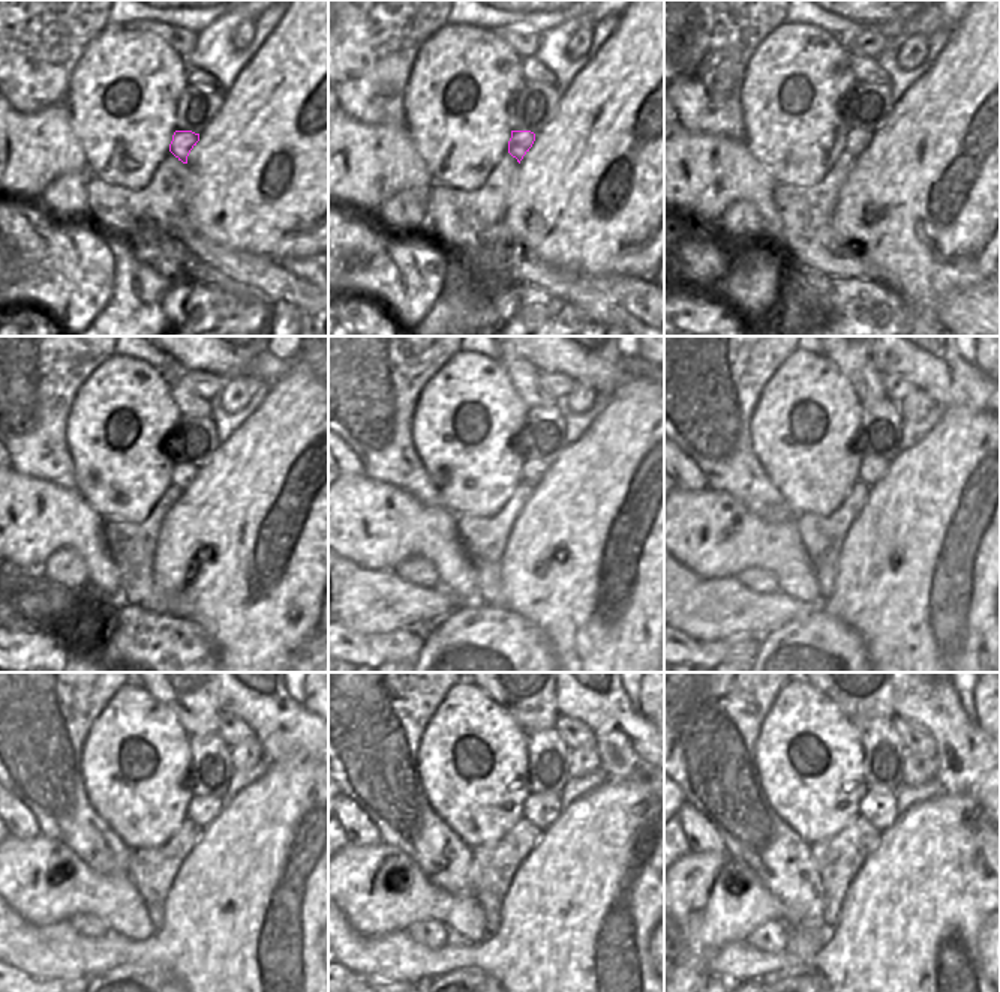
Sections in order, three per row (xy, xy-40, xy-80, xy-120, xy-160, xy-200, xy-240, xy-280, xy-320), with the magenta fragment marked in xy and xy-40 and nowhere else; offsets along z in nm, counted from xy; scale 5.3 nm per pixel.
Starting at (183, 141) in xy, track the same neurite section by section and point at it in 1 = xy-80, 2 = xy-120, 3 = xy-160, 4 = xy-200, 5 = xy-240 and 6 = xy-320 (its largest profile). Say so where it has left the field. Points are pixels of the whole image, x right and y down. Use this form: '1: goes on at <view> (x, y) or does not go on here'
1: goes on at xy-80 (858, 140)
2: goes on at xy-120 (185, 474)
3: goes on at xy-160 (532, 471)
4: goes on at xy-200 (871, 470)
5: goes on at xy-240 (201, 811)
6: goes on at xy-320 (879, 808)

